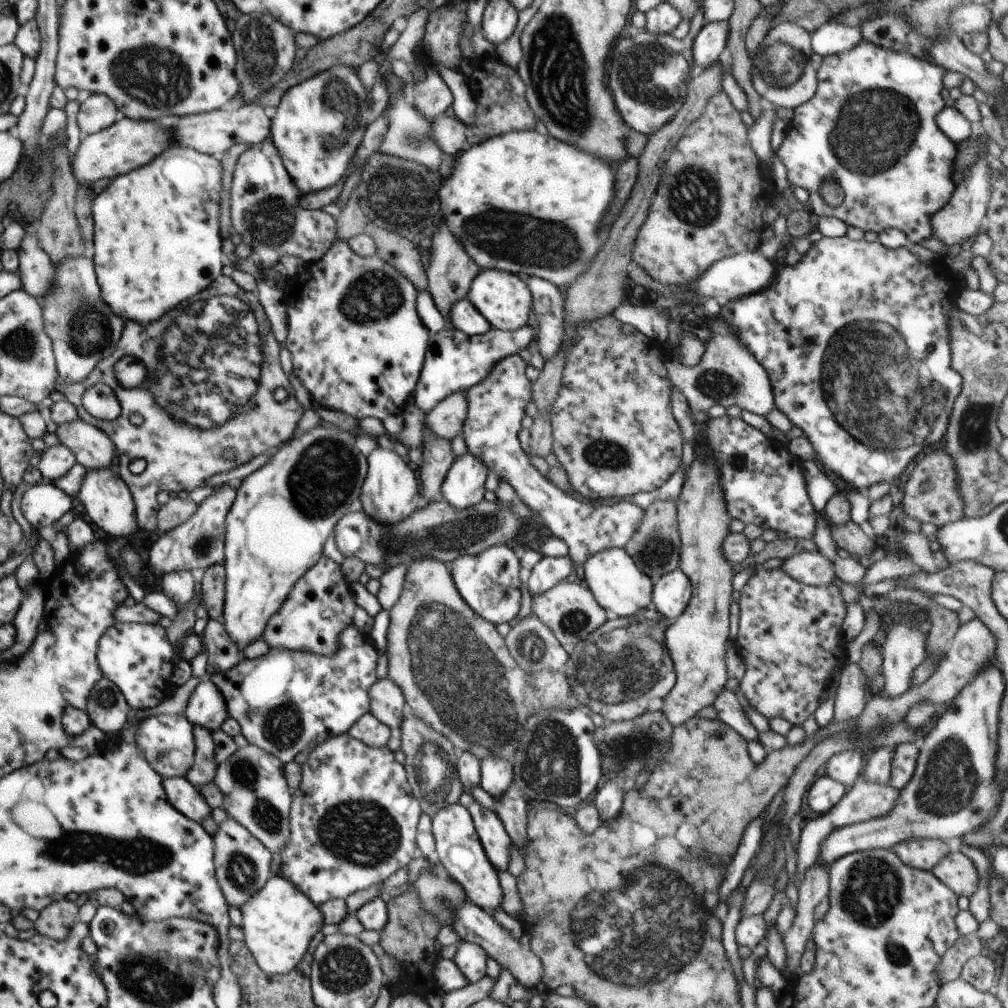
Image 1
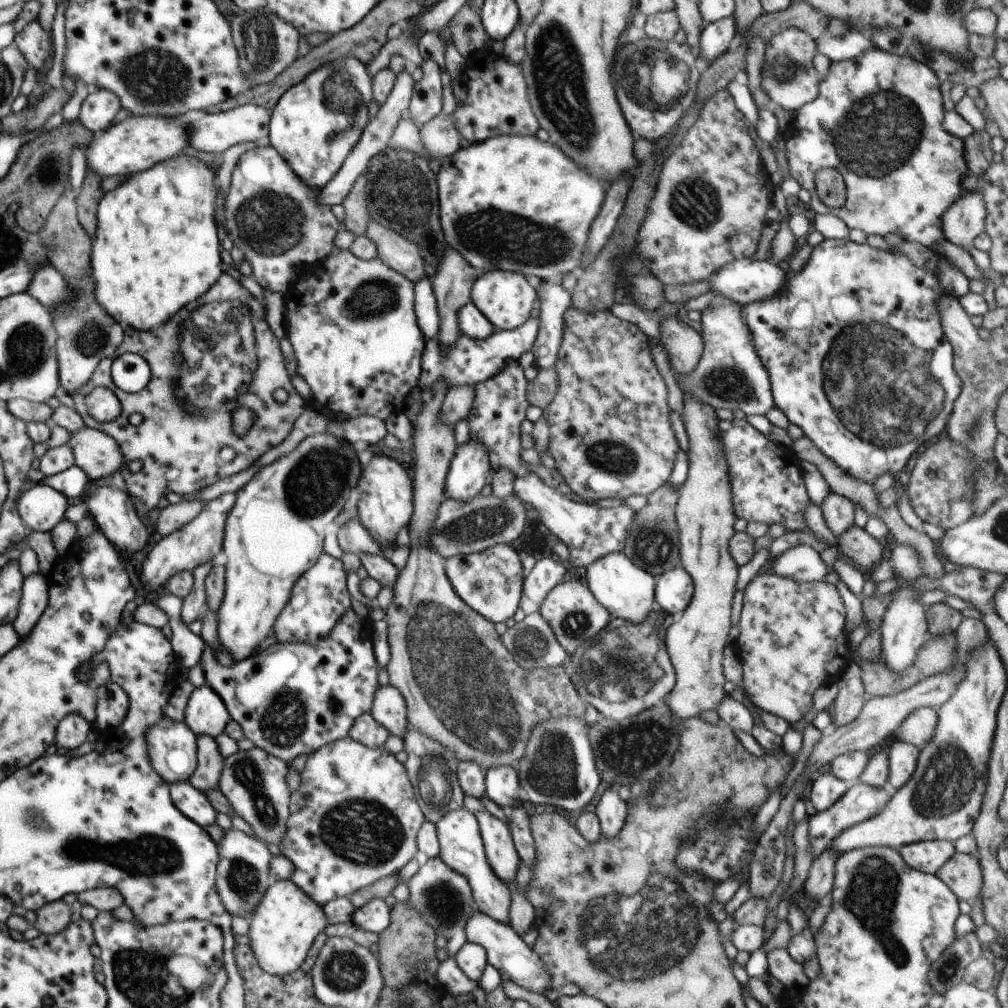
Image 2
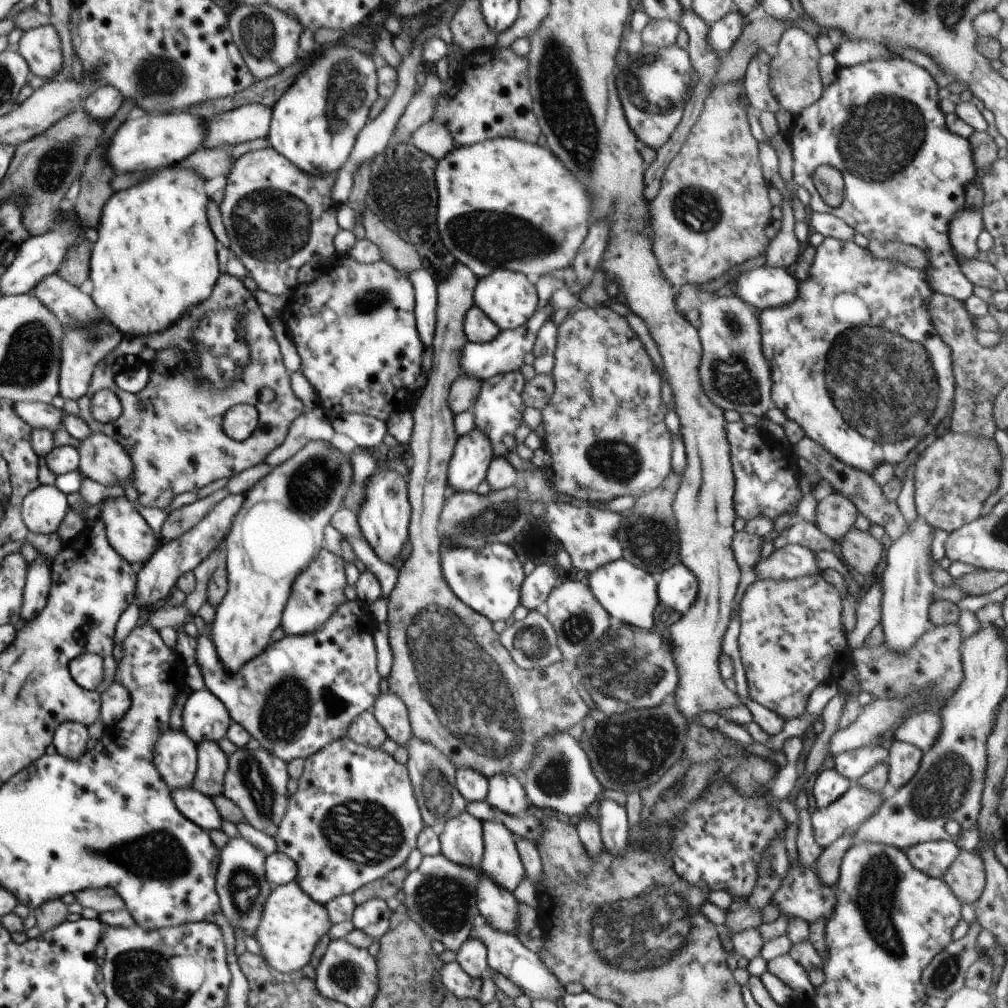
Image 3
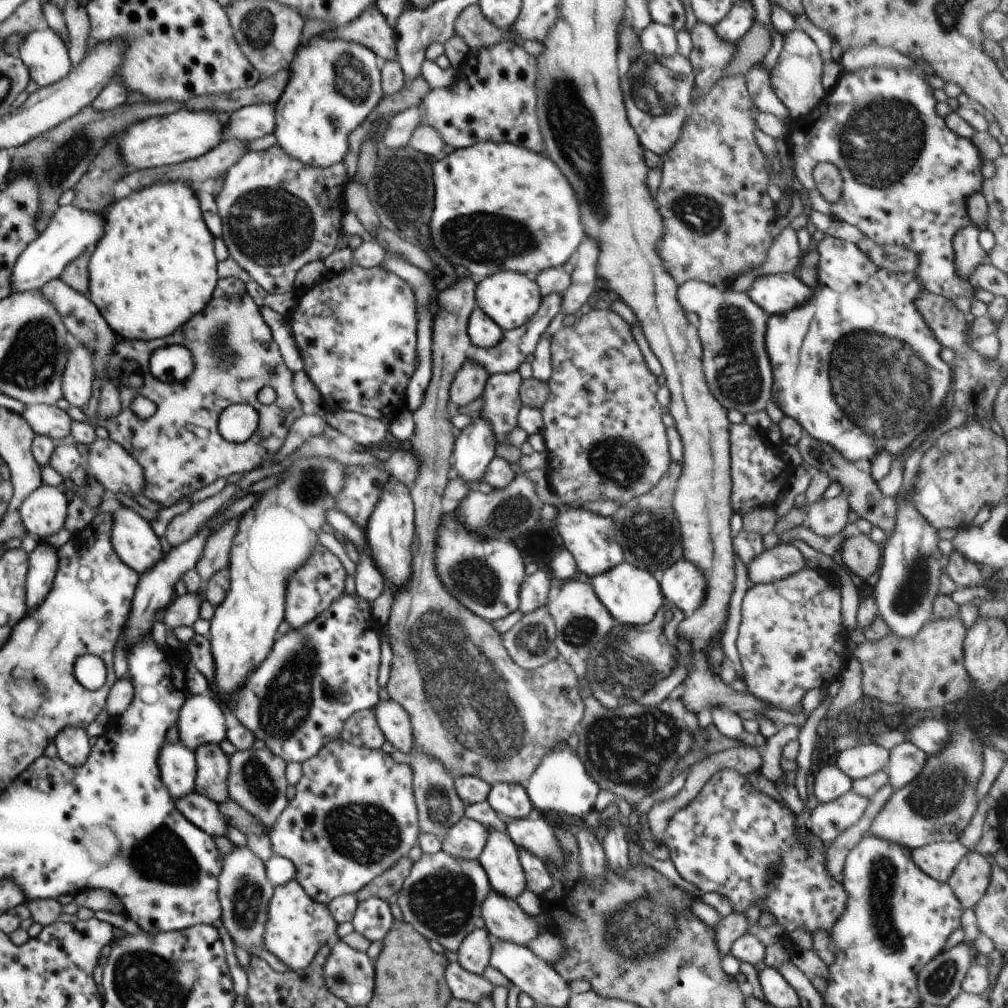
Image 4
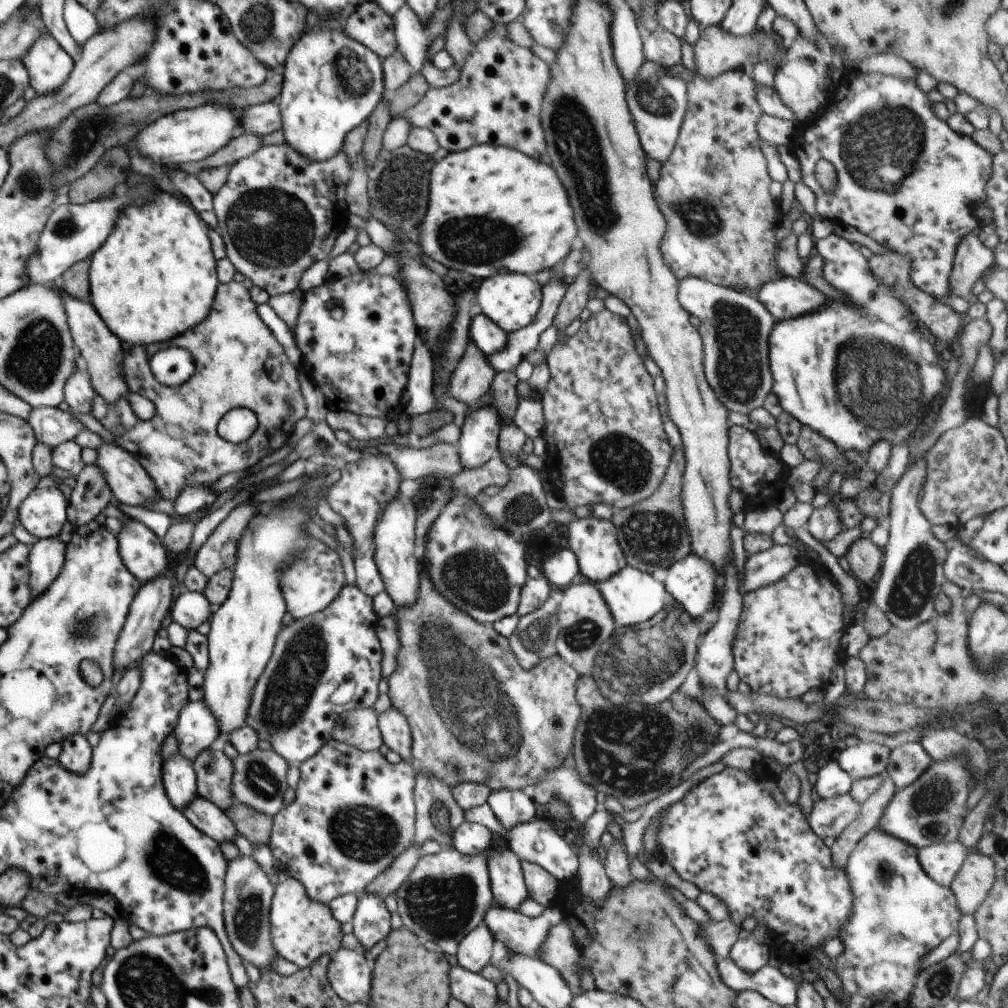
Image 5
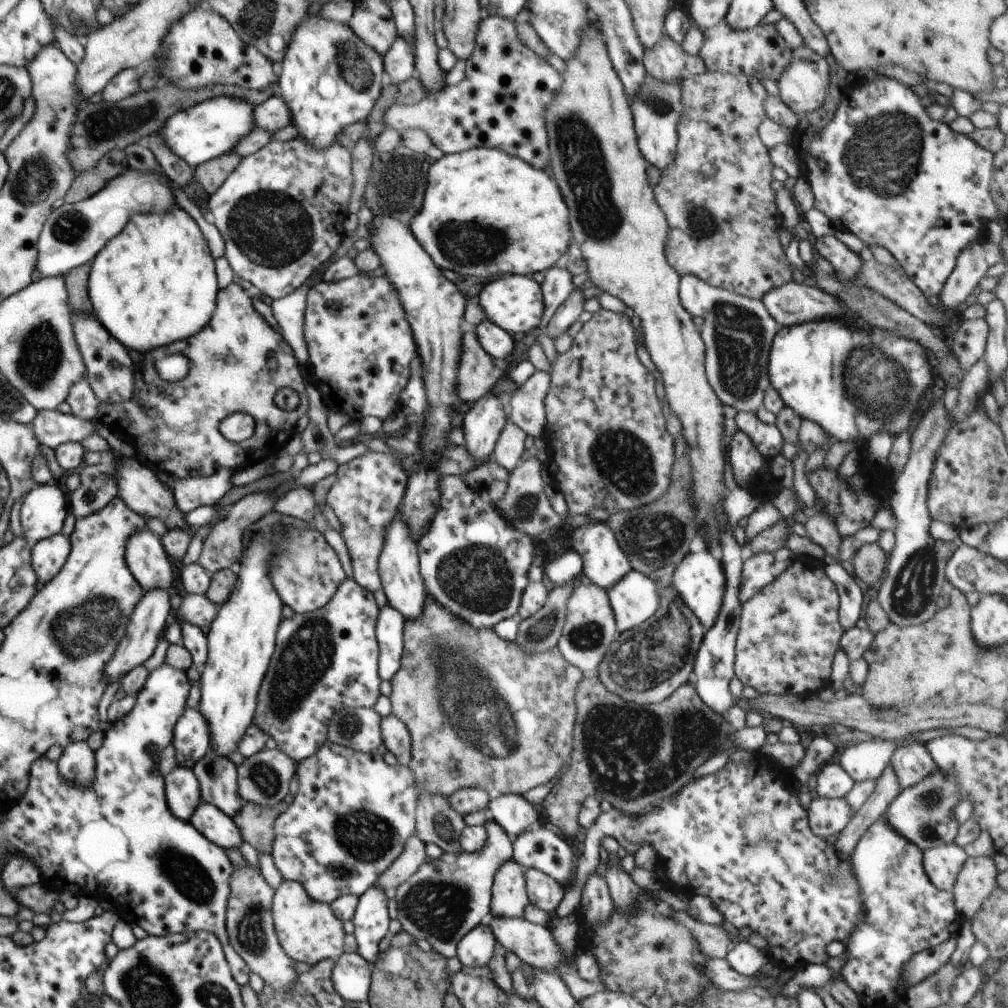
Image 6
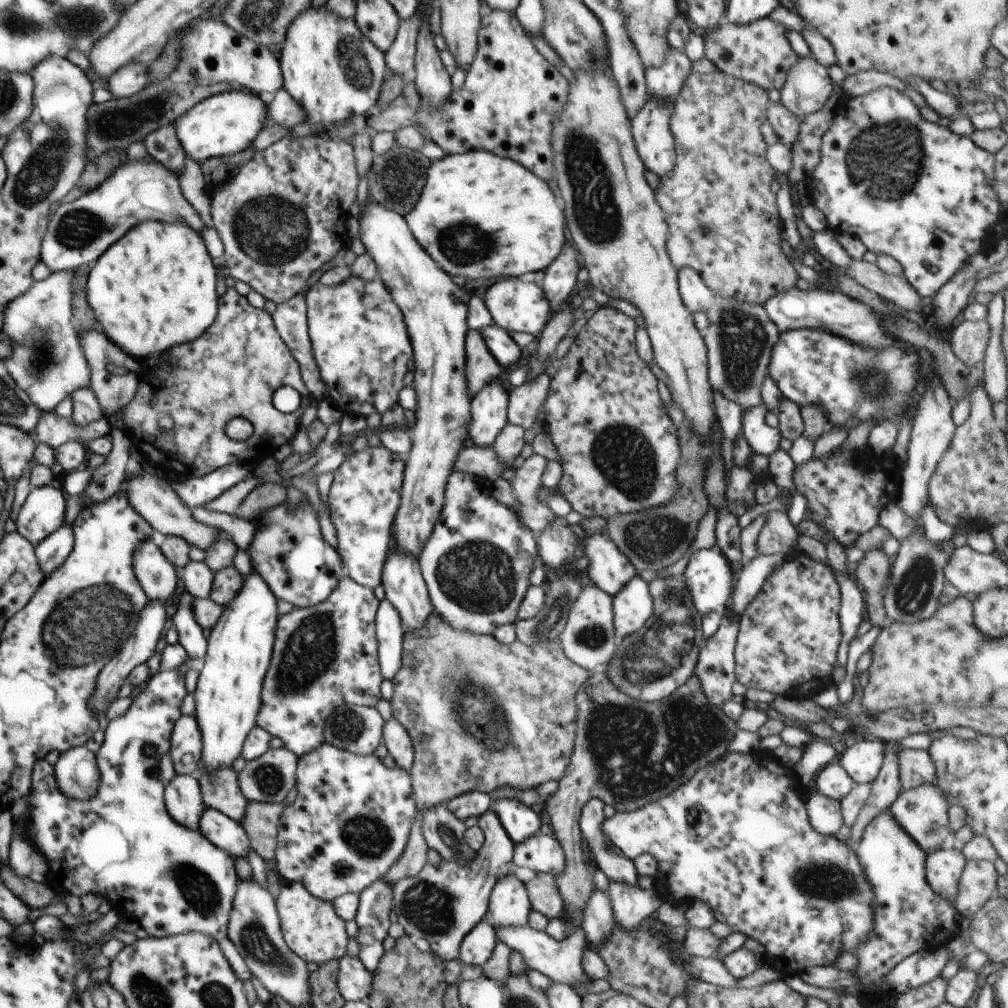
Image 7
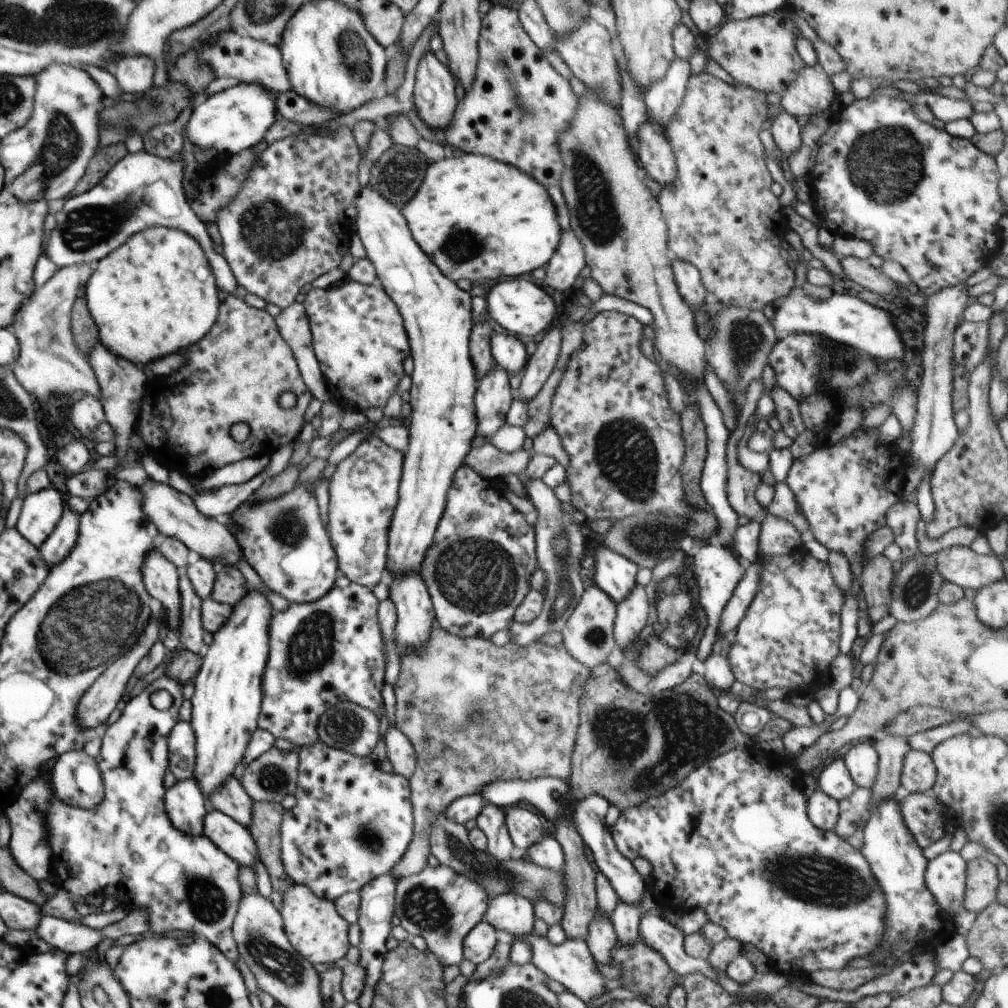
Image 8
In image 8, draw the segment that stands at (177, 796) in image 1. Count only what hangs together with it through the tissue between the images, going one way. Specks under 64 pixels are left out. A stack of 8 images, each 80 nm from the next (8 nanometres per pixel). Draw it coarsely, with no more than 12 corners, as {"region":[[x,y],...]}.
{"region":[[208,809],[203,834],[235,860],[254,869],[260,861],[249,828]]}

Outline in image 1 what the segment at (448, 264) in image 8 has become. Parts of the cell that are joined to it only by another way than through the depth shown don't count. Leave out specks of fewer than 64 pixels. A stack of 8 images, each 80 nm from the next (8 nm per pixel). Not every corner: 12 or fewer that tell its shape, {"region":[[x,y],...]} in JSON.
{"region":[[537,131],[465,148],[445,224],[482,269],[572,284],[614,167]]}

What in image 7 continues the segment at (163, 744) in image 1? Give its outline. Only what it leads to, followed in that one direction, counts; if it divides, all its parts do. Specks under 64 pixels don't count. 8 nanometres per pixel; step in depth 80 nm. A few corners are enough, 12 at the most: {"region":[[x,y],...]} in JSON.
{"region":[[176,775],[164,798],[172,820],[199,832],[207,806],[196,778]]}

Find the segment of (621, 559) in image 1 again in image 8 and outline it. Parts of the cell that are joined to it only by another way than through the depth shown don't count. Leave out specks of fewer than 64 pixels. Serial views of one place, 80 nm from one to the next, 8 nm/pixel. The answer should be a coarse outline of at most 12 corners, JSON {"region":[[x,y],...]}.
{"region":[[638,584],[622,602],[613,635],[623,650],[646,626],[650,604]]}

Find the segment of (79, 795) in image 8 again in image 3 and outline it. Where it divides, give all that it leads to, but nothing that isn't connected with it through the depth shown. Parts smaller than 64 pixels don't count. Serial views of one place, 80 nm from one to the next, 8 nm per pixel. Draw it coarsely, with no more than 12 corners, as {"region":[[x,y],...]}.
{"region":[[63,722],[53,736],[58,754],[78,760],[87,750],[88,729]]}

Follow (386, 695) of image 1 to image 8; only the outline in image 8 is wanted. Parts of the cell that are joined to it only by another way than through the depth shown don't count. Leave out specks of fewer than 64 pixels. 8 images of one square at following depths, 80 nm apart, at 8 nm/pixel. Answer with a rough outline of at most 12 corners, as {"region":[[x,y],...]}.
{"region":[[396,726],[384,740],[393,772],[409,780],[413,744]]}

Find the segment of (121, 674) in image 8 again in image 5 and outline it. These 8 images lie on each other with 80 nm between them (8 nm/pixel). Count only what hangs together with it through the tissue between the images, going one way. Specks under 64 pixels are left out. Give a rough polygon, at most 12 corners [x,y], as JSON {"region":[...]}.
{"region":[[164,575],[141,585],[113,650],[125,671],[152,651],[175,599]]}

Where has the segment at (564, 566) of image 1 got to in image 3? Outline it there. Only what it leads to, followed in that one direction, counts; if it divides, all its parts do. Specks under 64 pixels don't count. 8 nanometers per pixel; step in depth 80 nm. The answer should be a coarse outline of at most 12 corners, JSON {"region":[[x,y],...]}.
{"region":[[536,565],[521,584],[521,604],[530,611],[548,598],[558,568]]}

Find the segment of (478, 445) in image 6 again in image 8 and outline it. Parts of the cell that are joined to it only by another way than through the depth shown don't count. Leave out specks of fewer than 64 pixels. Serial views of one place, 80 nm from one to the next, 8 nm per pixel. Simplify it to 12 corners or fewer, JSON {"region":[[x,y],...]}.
{"region":[[496,366],[477,380],[476,436],[505,423],[514,395]]}

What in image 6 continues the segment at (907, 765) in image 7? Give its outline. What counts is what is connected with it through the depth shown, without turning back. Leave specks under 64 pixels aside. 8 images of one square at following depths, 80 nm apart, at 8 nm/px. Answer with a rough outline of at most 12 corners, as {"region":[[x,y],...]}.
{"region":[[924,745],[897,748],[890,763],[901,789],[936,770]]}

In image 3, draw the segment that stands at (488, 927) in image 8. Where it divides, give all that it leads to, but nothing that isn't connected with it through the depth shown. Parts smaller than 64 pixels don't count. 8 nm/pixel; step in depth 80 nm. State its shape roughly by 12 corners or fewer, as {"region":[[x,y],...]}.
{"region":[[468,937],[456,961],[471,977],[491,974],[487,948]]}

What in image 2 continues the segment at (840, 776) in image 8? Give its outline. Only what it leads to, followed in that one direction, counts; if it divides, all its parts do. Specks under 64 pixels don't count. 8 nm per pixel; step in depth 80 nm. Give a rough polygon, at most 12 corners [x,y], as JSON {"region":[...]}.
{"region":[[830,771],[811,783],[817,811],[829,809],[848,789]]}

